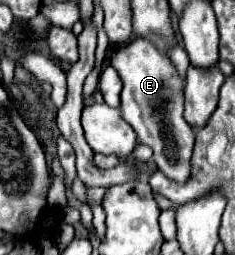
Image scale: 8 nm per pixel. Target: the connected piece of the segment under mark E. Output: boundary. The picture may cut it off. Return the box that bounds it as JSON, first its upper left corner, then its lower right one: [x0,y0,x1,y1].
[110,40,194,182]

